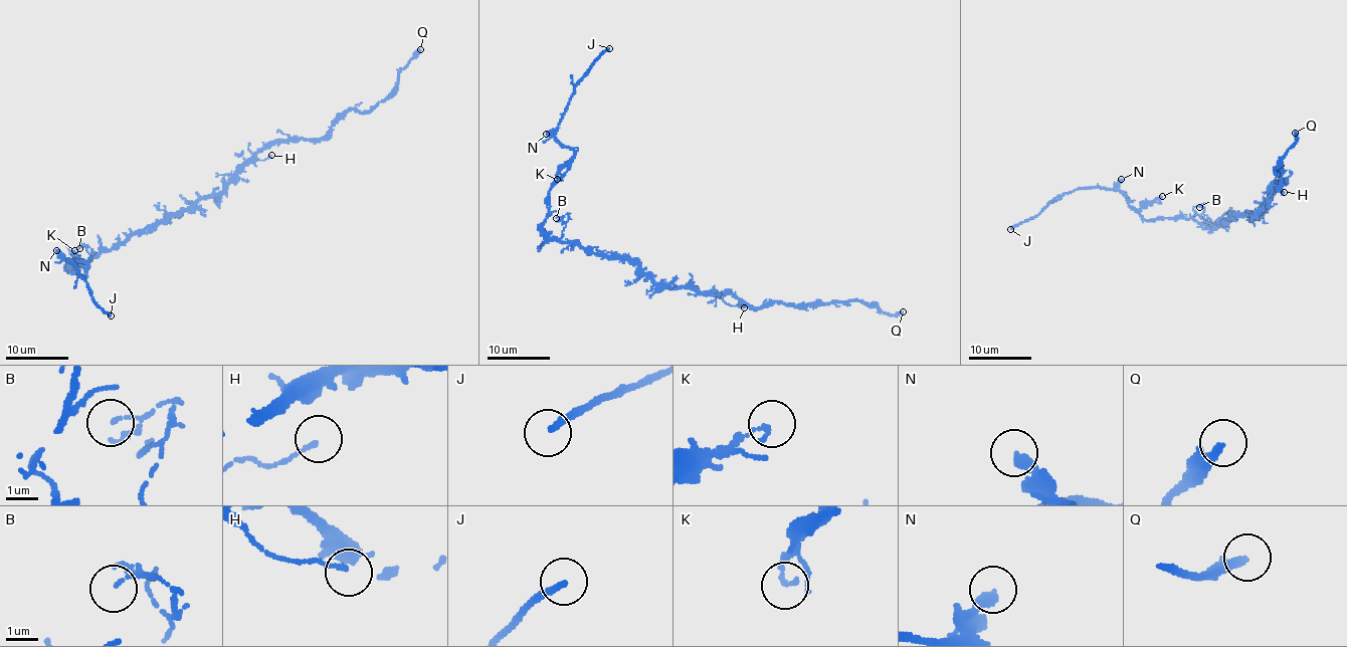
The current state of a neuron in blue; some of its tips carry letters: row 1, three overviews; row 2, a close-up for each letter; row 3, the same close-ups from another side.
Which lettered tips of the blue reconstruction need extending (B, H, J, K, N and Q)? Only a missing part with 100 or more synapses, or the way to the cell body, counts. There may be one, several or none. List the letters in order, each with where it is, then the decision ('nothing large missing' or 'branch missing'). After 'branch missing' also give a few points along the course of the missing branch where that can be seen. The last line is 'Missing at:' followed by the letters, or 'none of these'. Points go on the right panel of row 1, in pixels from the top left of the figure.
B: at (1199, 207); nothing large missing
H: at (1284, 192); nothing large missing
J: at (1010, 229); branch missing; missing branch runs (1010, 229), (999, 233), (969, 266), (971, 274)
K: at (1162, 196); nothing large missing
N: at (1121, 179); nothing large missing
Q: at (1295, 133); nothing large missing
Missing at: J

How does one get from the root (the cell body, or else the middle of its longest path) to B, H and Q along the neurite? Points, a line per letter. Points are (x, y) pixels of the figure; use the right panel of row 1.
B: (1235, 214), (1214, 227), (1201, 217), (1204, 210), (1199, 207)
H: (1235, 214), (1256, 216), (1269, 201), (1268, 195), (1273, 191), (1282, 195), (1284, 192)
Q: (1235, 214), (1256, 216), (1270, 186), (1285, 184), (1278, 188), (1275, 169), (1296, 142), (1295, 133)

